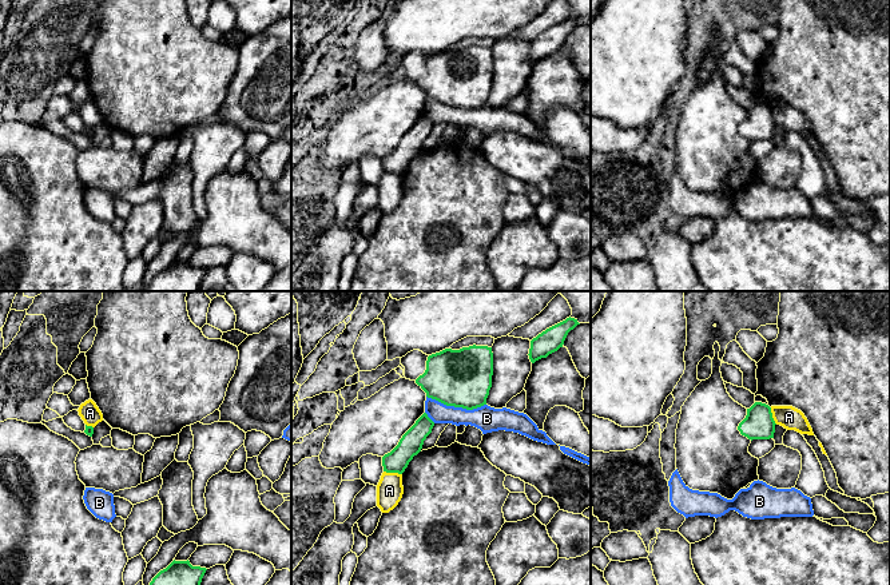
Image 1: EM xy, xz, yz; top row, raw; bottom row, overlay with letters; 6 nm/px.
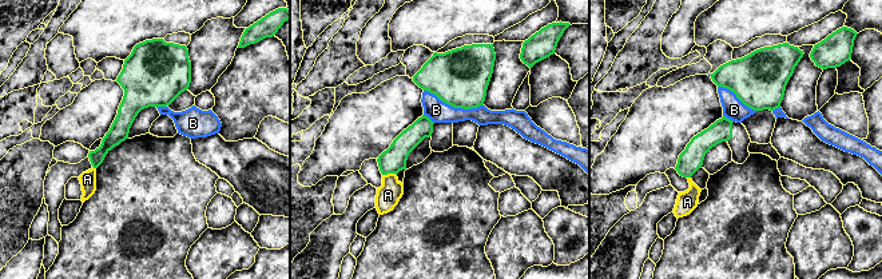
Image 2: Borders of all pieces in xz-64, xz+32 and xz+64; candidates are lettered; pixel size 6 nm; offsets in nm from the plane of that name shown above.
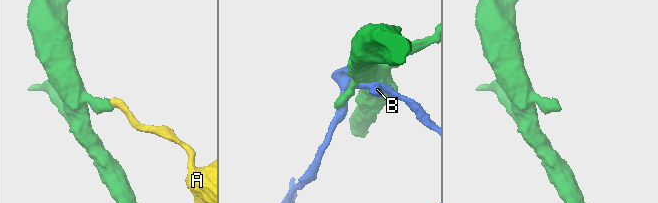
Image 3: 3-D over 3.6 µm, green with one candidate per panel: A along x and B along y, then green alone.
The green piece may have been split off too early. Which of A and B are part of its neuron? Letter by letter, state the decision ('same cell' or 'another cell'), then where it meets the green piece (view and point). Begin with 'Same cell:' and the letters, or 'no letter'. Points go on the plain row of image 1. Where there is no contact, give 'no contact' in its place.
Same cell: no letter
A: another cell | xz (393, 172)
B: another cell | xz (456, 107)

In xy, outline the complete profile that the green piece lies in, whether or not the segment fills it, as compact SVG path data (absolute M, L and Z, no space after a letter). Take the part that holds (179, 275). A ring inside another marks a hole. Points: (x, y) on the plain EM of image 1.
M174 260L152 279L147 291L199 291L206 271L192 267L188 260Z

